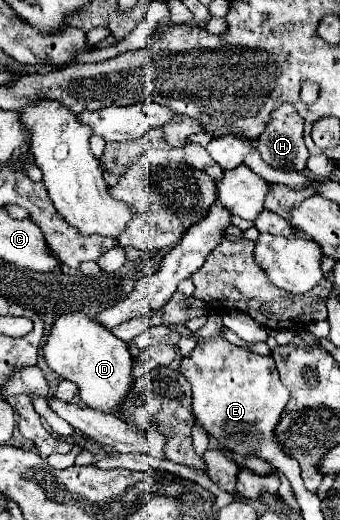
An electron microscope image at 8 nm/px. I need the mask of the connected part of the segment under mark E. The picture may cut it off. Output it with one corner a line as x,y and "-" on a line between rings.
217,335
197,343
195,349
181,359
179,371
191,383
191,407
197,421
211,437
219,441
223,449
241,455
257,455
273,463
291,481
293,491
305,489
299,463
283,453
273,433
281,419
281,411
289,401
289,391
279,381
273,357
261,357
245,347
235,347

